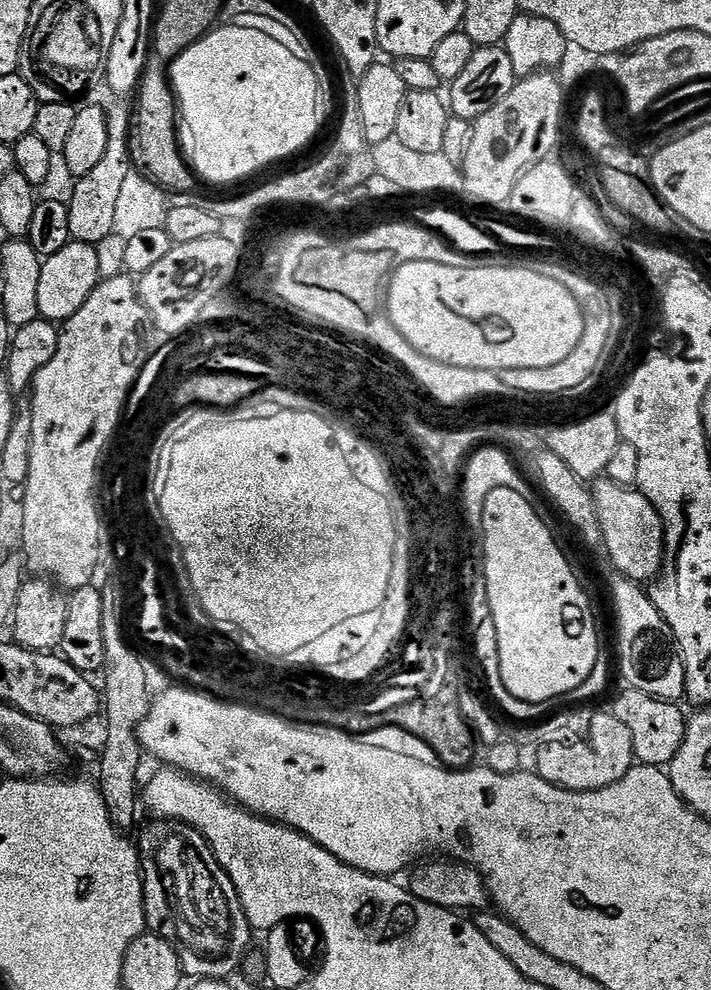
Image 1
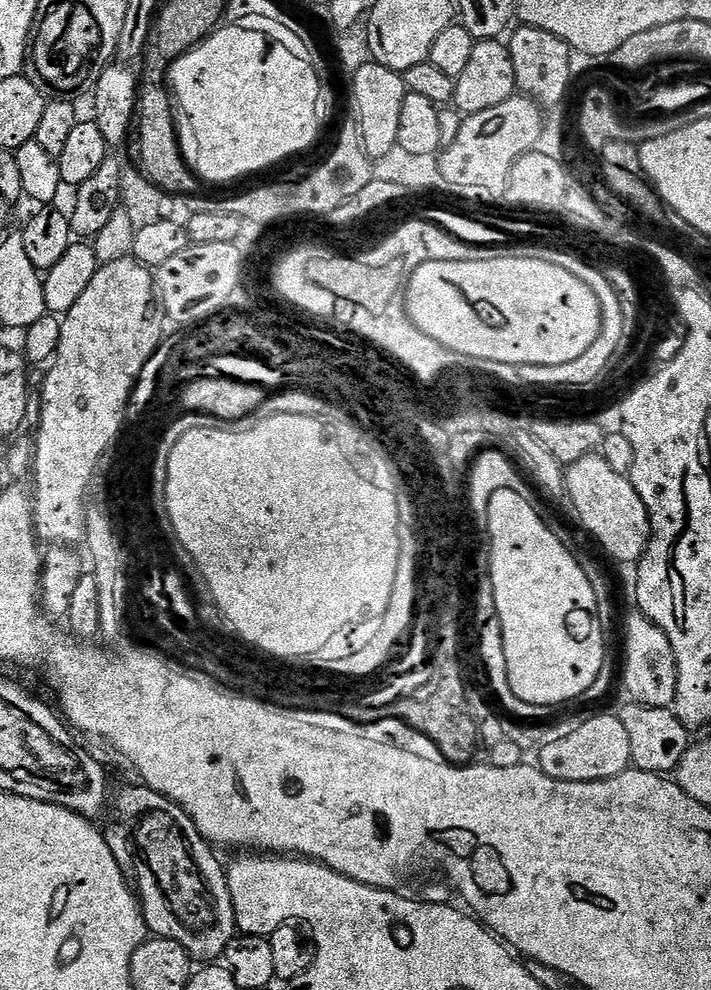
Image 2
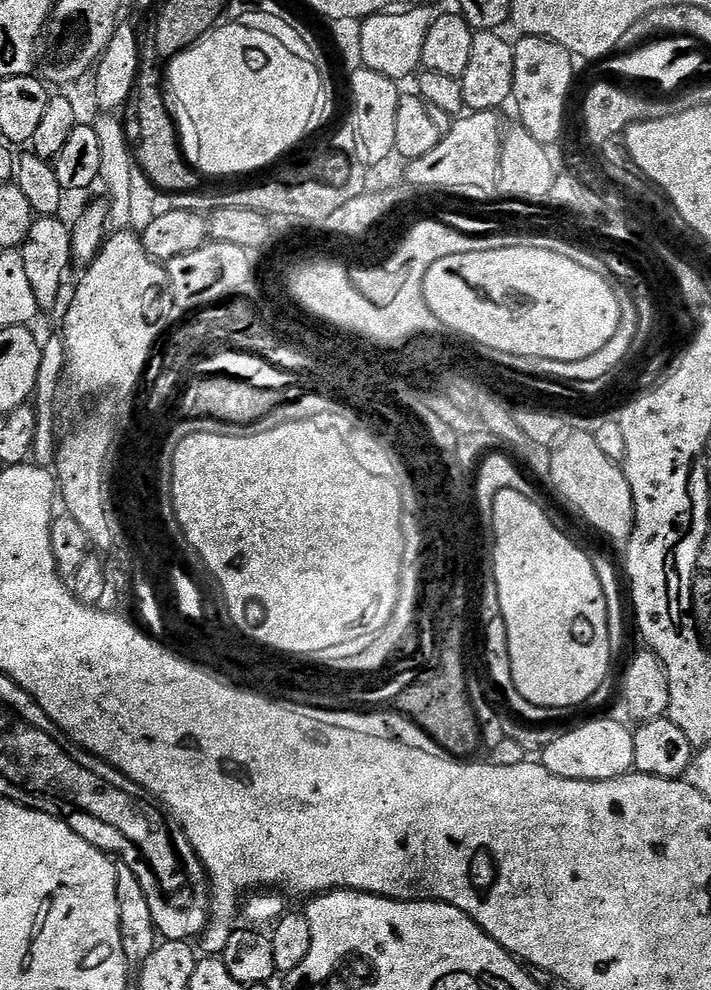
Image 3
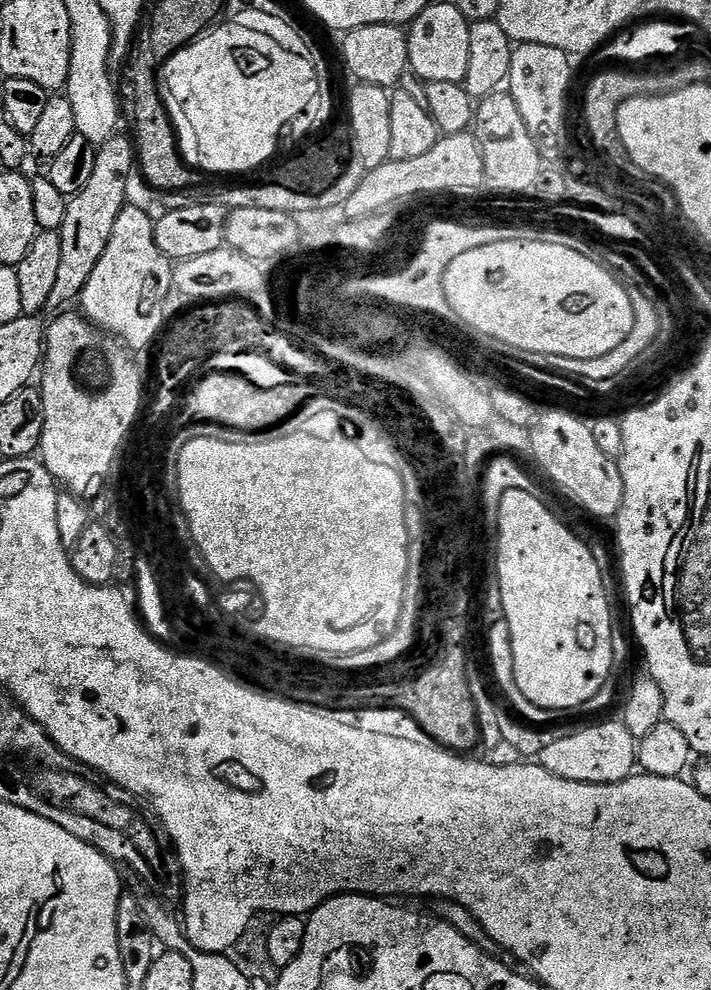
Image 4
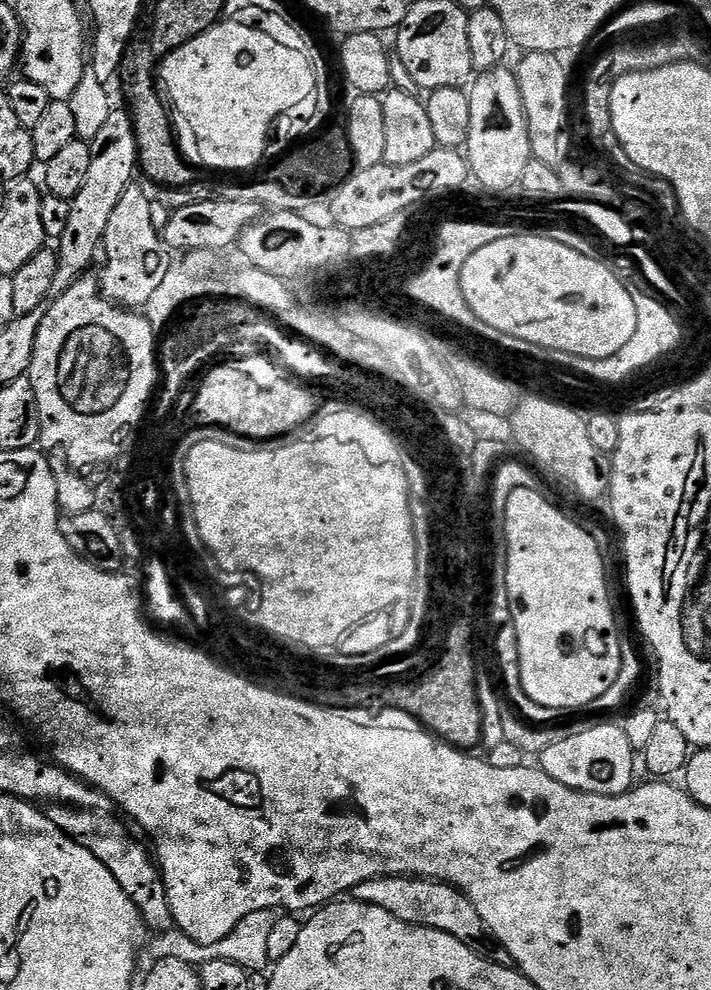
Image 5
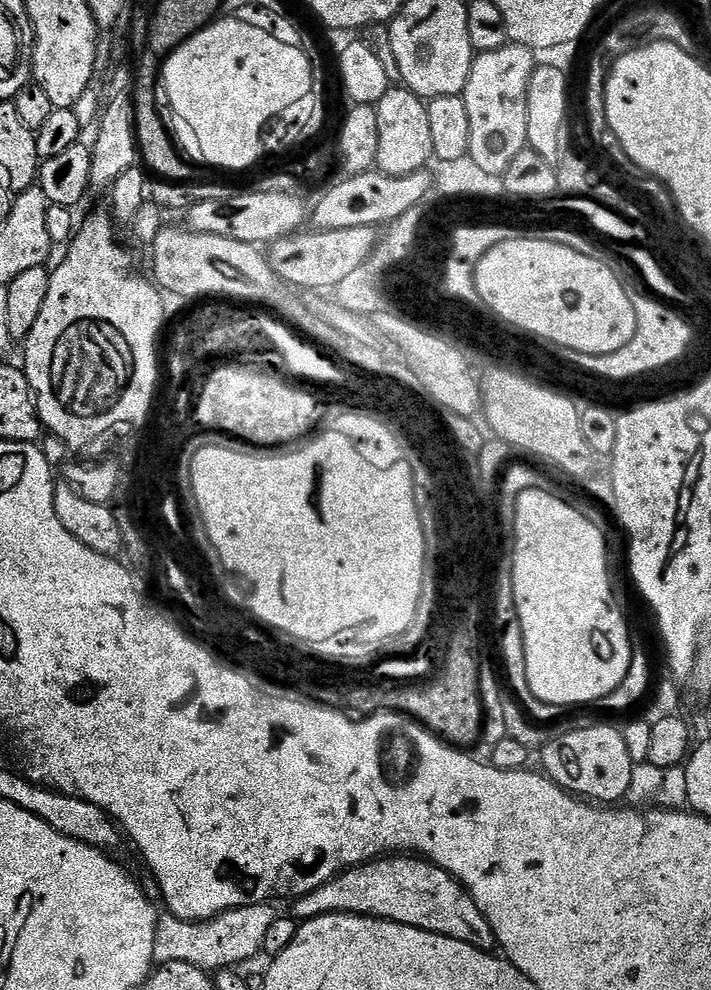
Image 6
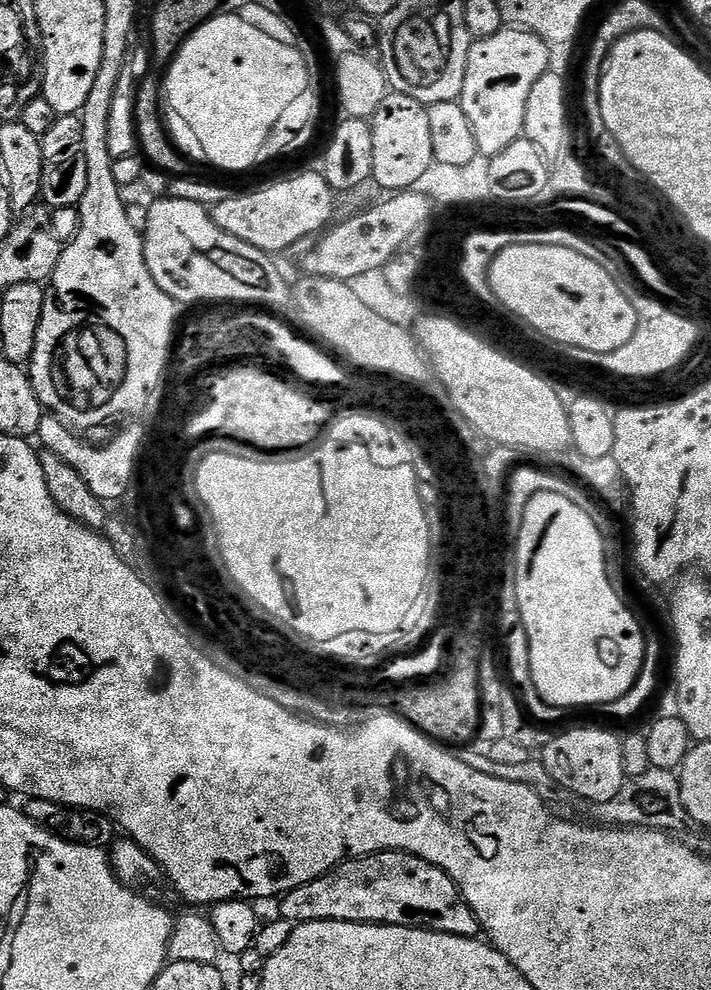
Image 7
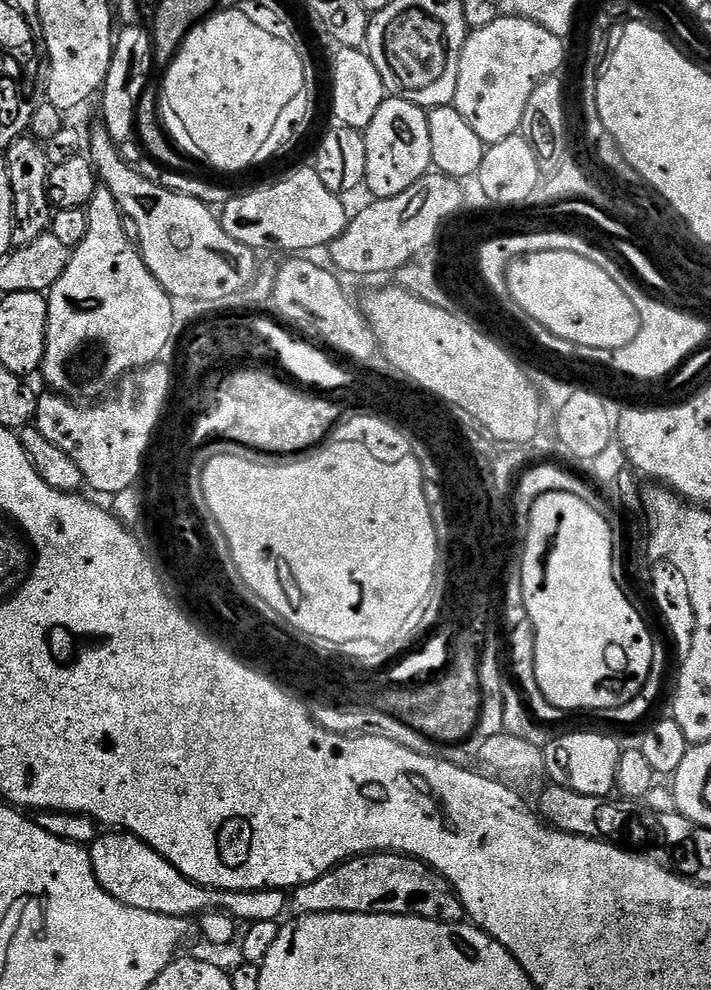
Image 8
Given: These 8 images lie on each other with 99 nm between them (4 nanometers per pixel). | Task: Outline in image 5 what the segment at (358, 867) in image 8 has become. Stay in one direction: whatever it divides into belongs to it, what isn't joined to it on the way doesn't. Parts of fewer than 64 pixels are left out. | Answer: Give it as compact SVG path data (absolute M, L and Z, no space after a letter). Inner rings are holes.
M383 876L370 878L370 882L362 882L354 886L351 899L378 906L386 910L386 914L394 914L407 924L422 926L430 930L442 930L442 934L450 934L450 938L458 938L462 946L470 946L474 954L486 958L492 964L501 964L507 968L516 968L514 958L510 958L510 950L494 938L494 934L482 922L482 914L474 910L474 902L466 894L462 894L452 884L443 884L441 880L425 880L423 876Z

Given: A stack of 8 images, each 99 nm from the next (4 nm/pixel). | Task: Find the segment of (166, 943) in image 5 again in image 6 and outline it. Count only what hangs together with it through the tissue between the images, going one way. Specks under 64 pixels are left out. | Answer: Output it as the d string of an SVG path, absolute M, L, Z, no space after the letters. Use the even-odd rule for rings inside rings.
M271 903L251 904L224 912L212 920L190 921L164 912L157 917L154 936L155 965L185 962L207 972L217 972L237 967L263 951L266 933L278 912Z

